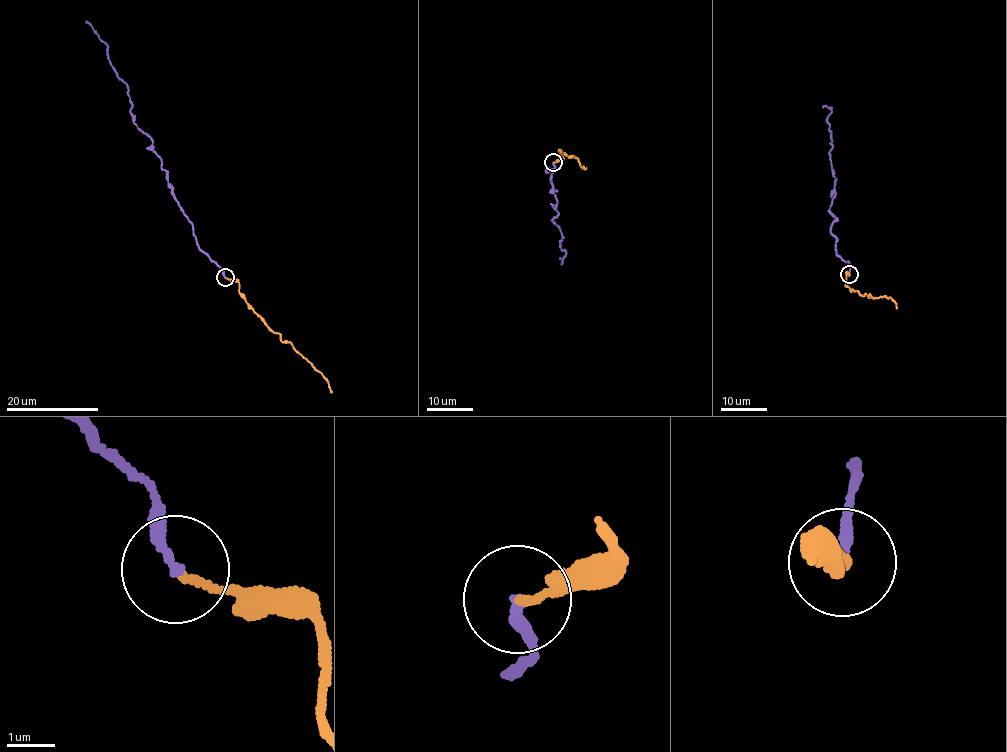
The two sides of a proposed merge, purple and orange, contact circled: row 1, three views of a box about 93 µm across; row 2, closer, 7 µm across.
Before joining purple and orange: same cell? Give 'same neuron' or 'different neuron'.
same neuron

